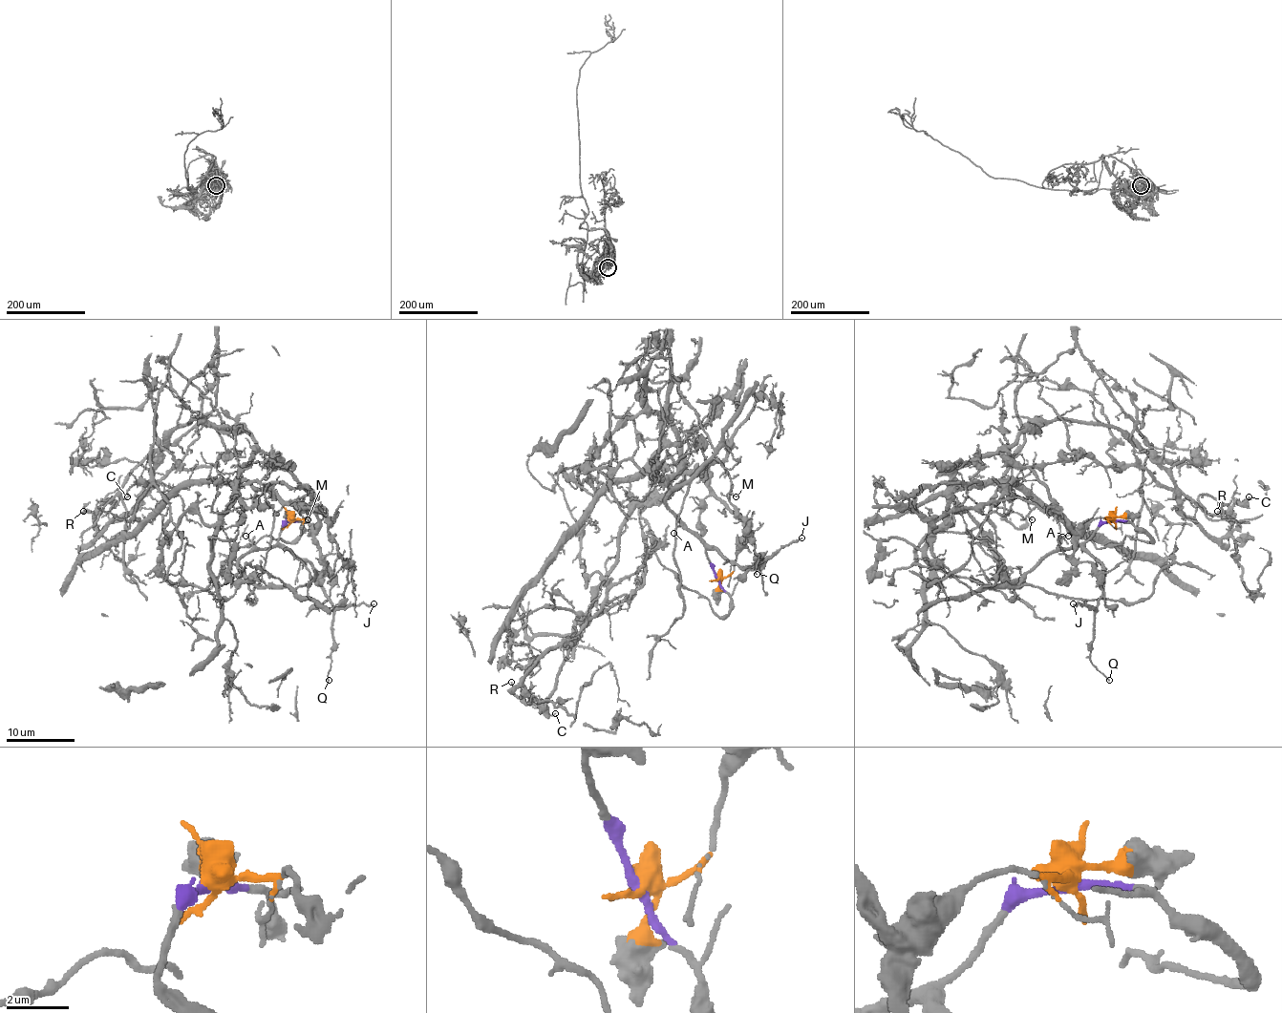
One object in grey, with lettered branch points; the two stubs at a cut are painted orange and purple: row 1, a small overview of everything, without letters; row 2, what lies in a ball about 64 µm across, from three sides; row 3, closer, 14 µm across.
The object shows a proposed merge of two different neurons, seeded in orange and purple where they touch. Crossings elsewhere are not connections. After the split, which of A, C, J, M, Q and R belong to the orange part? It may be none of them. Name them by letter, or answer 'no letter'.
C, M, R

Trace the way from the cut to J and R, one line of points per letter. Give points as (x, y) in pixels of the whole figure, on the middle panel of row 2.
J: (717, 577), (707, 549), (717, 549), (737, 566), (754, 566), (801, 538)
R: (717, 577), (735, 564), (743, 518), (686, 472), (636, 506), (580, 635), (526, 673), (523, 695), (511, 682)

